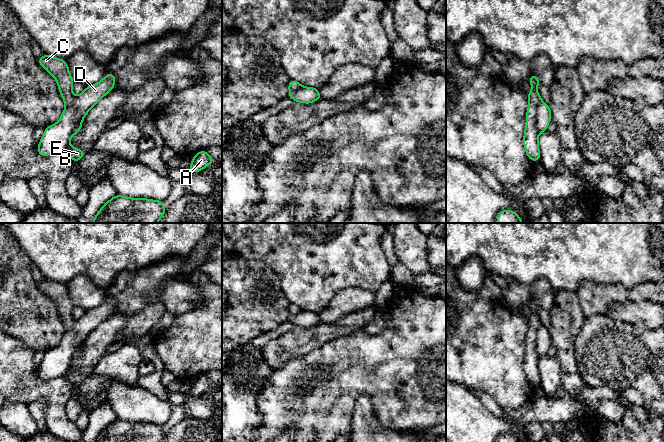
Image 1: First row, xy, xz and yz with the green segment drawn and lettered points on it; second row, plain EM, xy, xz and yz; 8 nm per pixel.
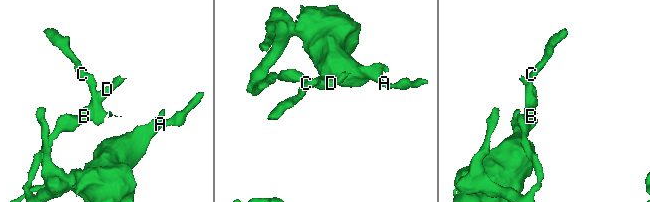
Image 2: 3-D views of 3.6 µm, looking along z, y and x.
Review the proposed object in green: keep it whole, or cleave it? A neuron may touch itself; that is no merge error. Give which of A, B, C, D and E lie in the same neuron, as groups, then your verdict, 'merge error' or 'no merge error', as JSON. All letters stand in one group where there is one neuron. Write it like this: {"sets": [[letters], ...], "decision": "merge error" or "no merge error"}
{"sets": [["A", "B", "D"], ["C", "E"]], "decision": "merge error"}

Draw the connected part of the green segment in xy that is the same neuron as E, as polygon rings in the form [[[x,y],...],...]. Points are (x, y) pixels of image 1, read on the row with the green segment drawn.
[[[68,146],[66,153],[71,160],[73,160],[74,162],[77,162],[81,160],[87,152],[84,152],[74,146]]]

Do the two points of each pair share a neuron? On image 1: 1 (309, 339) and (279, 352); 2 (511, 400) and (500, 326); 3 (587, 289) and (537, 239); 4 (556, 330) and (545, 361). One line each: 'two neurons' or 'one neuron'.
1: one neuron
2: one neuron
3: two neurons
4: two neurons

